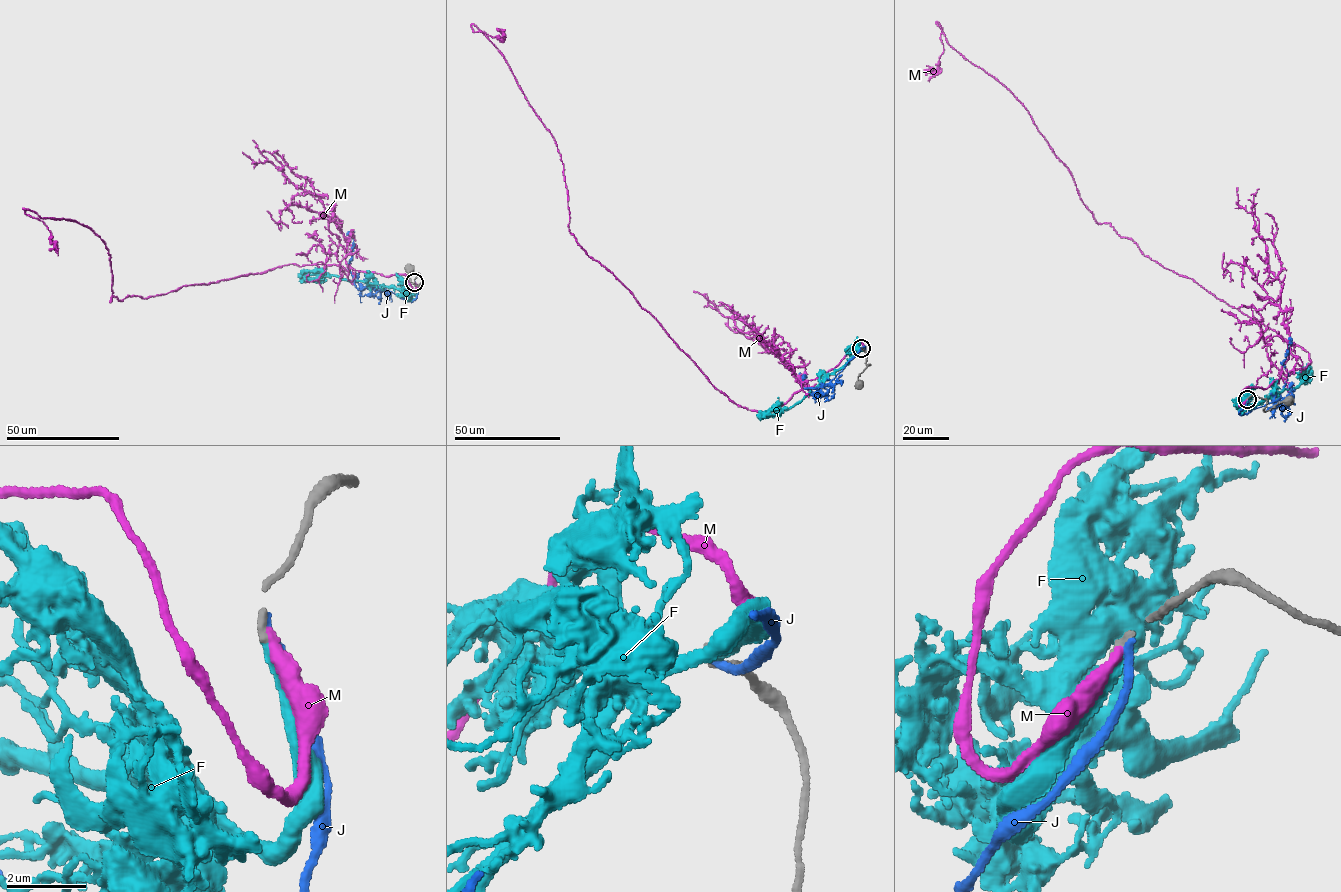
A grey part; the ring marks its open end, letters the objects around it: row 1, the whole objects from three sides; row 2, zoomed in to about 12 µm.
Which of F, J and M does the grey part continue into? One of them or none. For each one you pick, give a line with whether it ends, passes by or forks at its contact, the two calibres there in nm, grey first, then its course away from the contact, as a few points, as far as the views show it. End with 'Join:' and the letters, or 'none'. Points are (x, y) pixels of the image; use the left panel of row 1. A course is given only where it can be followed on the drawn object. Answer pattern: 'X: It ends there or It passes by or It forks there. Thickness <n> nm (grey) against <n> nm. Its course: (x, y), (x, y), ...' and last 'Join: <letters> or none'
M: It ends there. Thickness 180 nm (grey) against 280 nm. Its course: (414, 282), (289, 264), (110, 302), (99, 236), (23, 209), (51, 232), (49, 249)
Join: M

